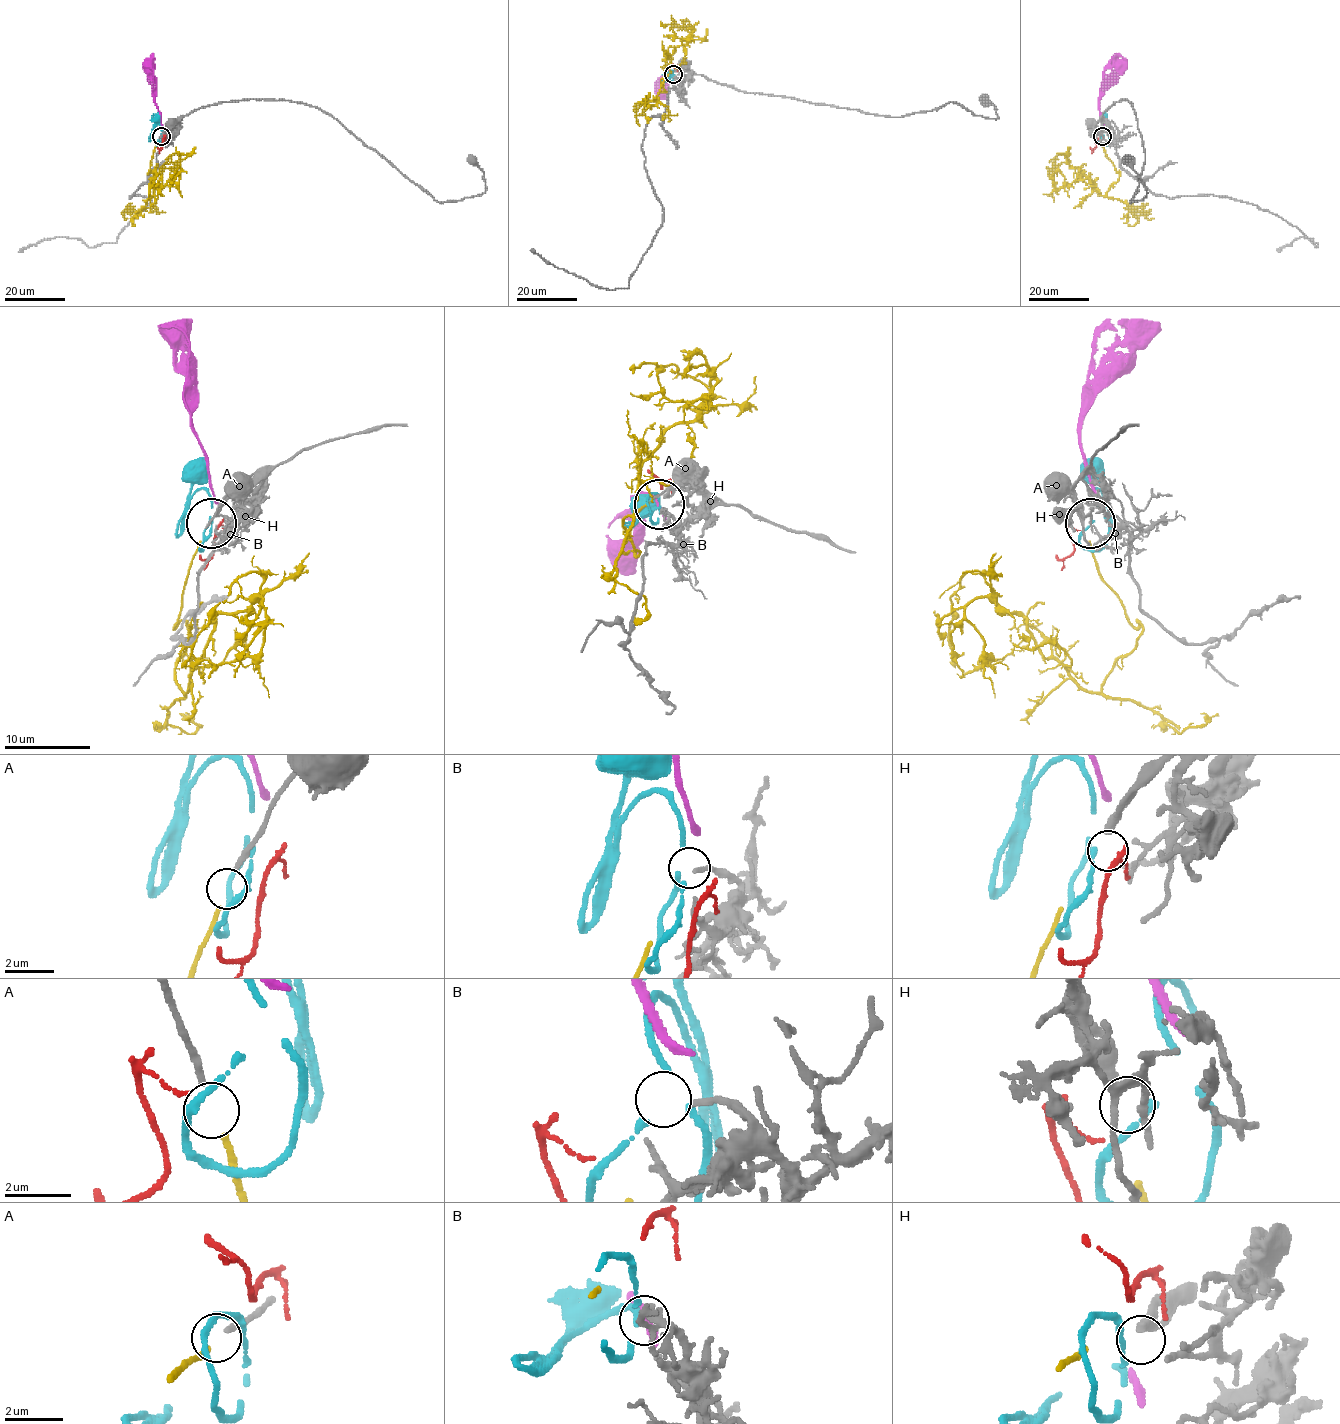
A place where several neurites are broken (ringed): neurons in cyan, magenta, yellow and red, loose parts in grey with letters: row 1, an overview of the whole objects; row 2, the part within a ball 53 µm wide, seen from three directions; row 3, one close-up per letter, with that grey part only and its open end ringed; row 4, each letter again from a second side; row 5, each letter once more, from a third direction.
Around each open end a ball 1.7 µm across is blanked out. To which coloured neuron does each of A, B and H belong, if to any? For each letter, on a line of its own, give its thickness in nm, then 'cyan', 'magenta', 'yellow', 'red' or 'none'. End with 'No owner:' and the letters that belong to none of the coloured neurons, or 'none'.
A: 190 nm | yellow
B: 180 nm | cyan
H: 240 nm | none
No owner: H

